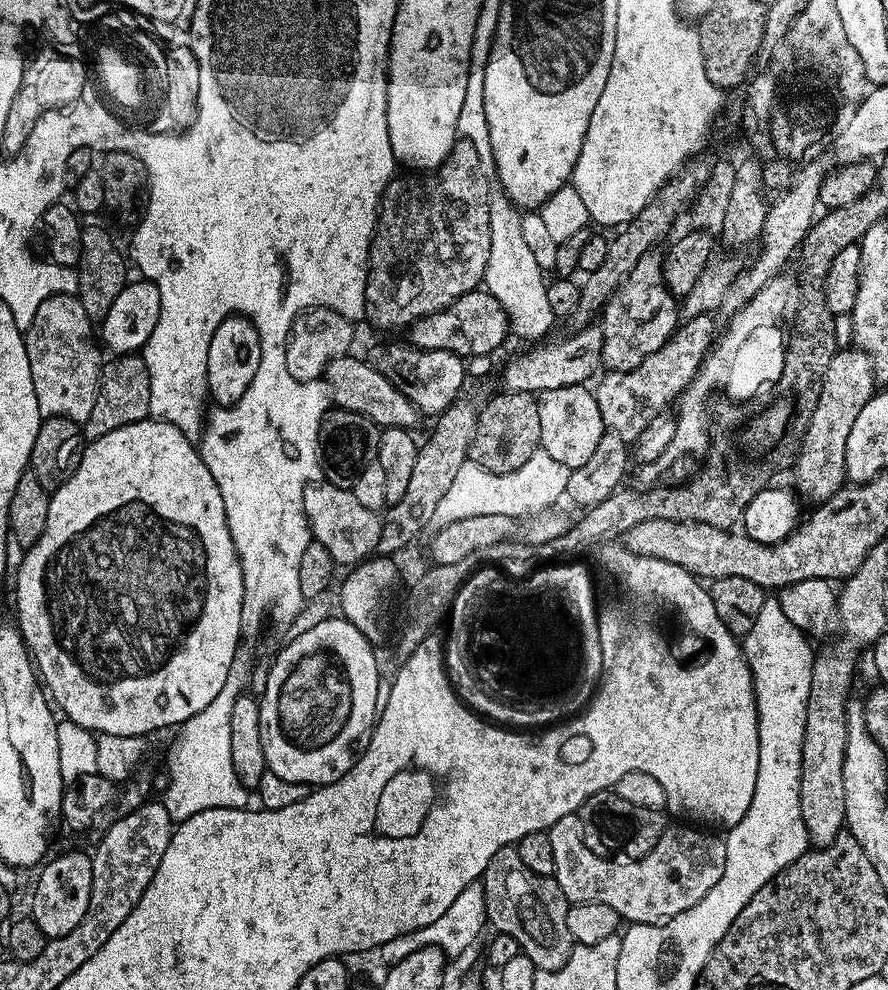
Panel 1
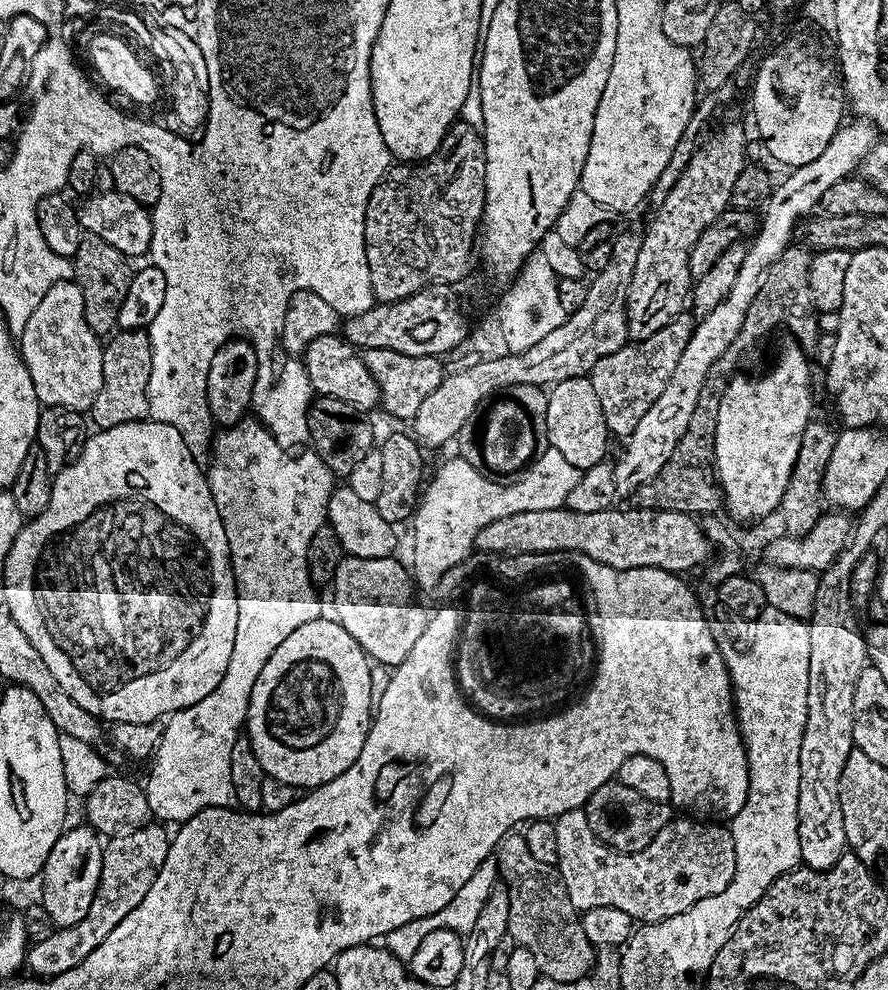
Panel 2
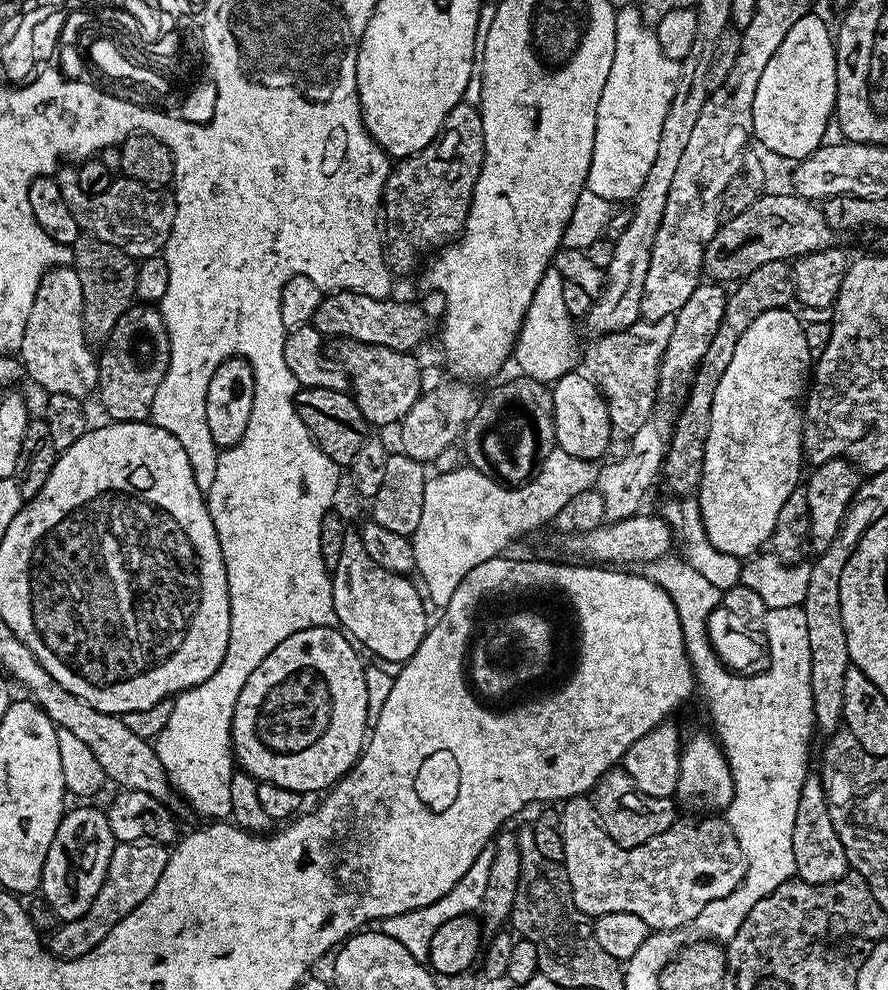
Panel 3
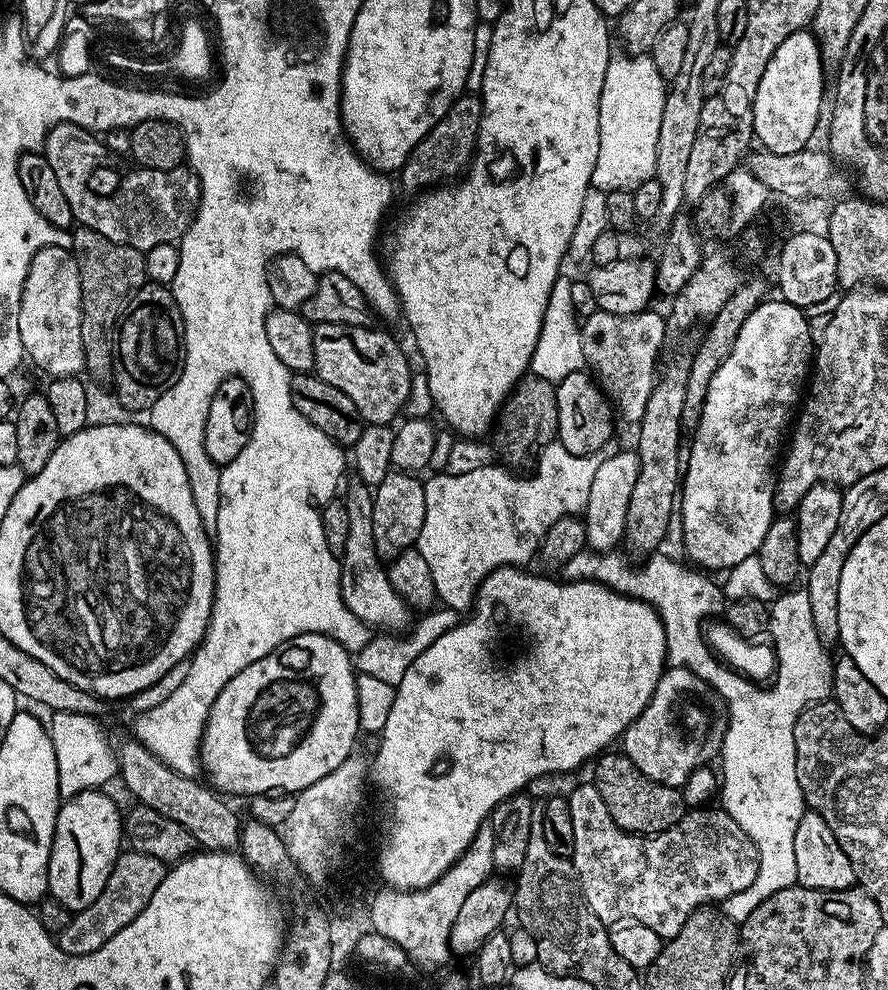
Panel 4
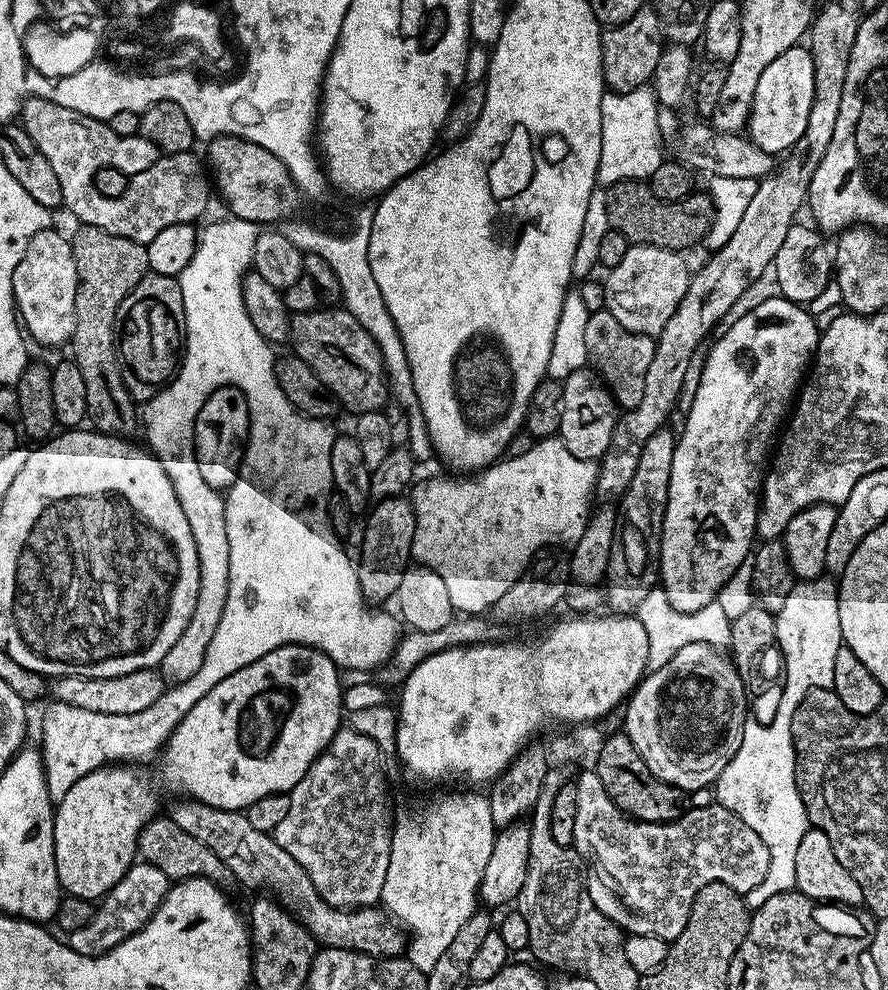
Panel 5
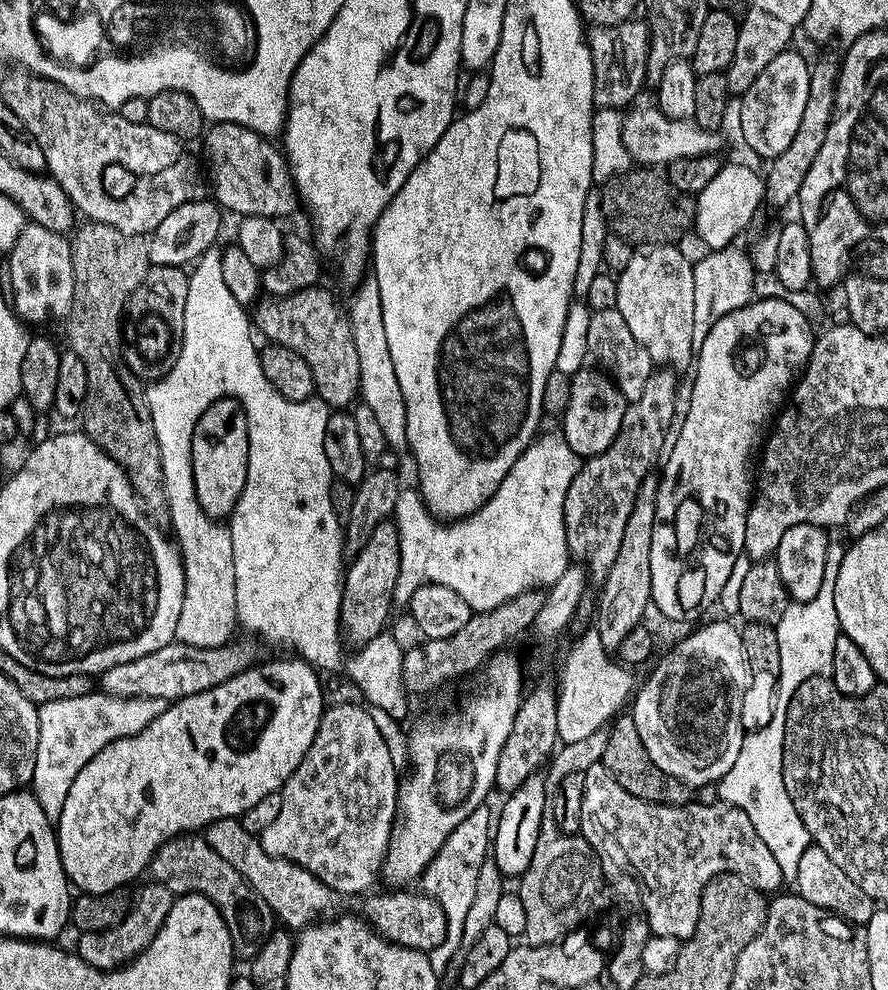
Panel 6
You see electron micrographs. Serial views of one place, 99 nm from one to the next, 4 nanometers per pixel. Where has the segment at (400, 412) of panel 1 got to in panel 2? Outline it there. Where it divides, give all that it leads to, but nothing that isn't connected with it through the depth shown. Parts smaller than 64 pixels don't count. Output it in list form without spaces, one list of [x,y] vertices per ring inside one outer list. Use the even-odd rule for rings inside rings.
[[[333,334],[314,338],[310,346],[302,353],[304,360],[303,375],[310,378],[310,386],[316,396],[338,398],[338,402],[346,402],[350,407],[368,414],[372,407],[381,403],[380,387],[374,382],[374,374],[366,366],[363,355],[343,335]]]

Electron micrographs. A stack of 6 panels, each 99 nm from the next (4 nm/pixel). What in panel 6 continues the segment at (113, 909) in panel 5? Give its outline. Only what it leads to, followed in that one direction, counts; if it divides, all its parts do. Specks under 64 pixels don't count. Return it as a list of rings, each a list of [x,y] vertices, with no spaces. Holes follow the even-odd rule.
[[[155,882],[147,883],[141,886],[140,893],[136,897],[134,895],[131,897],[128,913],[124,915],[122,923],[115,924],[105,932],[83,933],[76,948],[74,947],[75,955],[81,956],[90,966],[107,970],[121,968],[138,953],[143,952],[146,946],[150,946],[154,934],[158,934],[162,922],[166,922],[166,914],[170,914],[174,897],[170,890],[166,890],[166,886]]]

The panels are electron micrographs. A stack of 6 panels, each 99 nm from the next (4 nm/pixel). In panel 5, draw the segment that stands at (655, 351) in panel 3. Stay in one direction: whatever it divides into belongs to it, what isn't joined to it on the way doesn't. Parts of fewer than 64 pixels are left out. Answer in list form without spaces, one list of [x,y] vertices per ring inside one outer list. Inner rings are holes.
[[[607,310],[591,313],[586,322],[586,350],[588,364],[608,387],[617,405],[627,410],[642,402],[642,390],[646,390],[646,370],[654,359],[656,341],[634,330],[626,330],[614,314]]]

